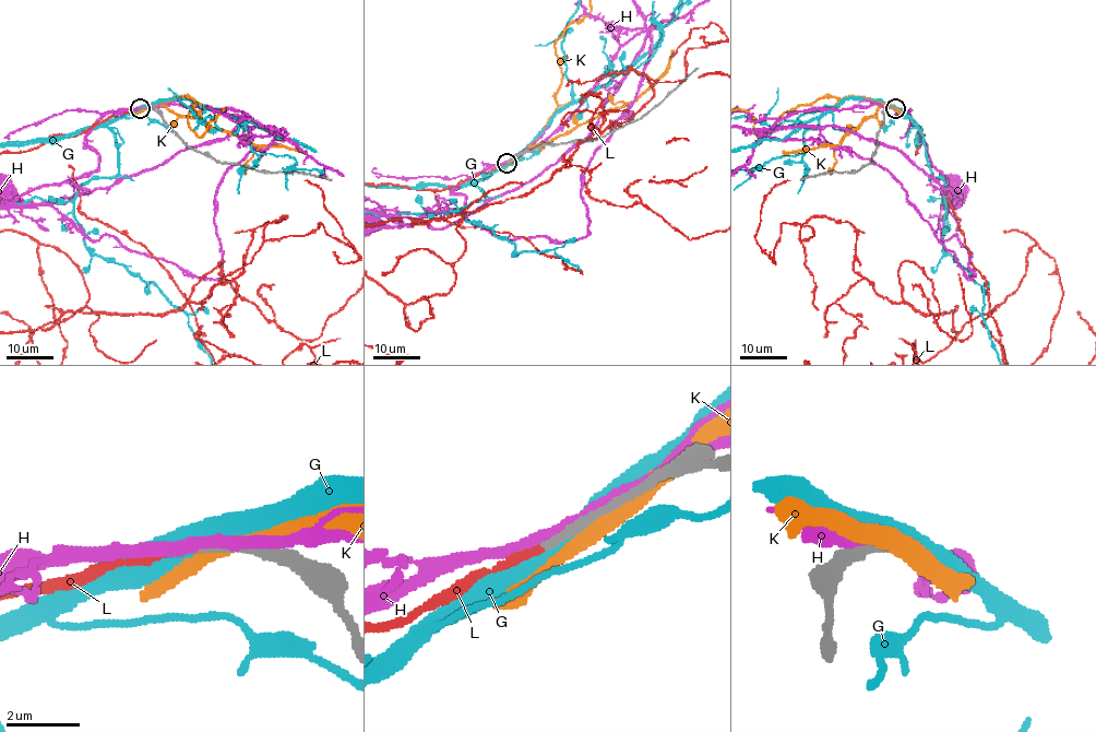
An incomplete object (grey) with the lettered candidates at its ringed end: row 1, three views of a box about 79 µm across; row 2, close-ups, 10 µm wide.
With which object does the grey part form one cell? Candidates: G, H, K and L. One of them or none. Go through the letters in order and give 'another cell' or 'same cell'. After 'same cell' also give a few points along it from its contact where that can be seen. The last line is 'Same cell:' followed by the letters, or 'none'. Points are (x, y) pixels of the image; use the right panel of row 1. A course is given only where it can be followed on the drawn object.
G: another cell
H: another cell
K: another cell
L: same cell
Same cell: L

